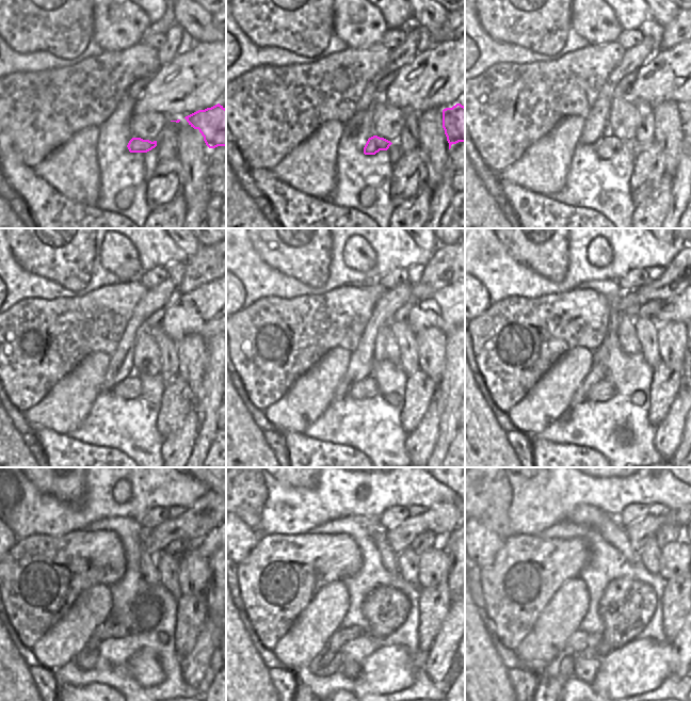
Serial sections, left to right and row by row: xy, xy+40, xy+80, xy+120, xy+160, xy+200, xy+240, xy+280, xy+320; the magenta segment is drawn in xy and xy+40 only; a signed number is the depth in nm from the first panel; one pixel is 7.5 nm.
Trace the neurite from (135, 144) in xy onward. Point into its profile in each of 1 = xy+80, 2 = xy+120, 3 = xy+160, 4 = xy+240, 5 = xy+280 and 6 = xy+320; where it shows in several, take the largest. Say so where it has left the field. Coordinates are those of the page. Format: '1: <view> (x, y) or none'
1: xy+80 (609, 145)
2: xy+120 (130, 387)
3: xy+160 (367, 388)
4: xy+240 (109, 630)
5: xy+280 (341, 636)
6: xy+320 (579, 640)

